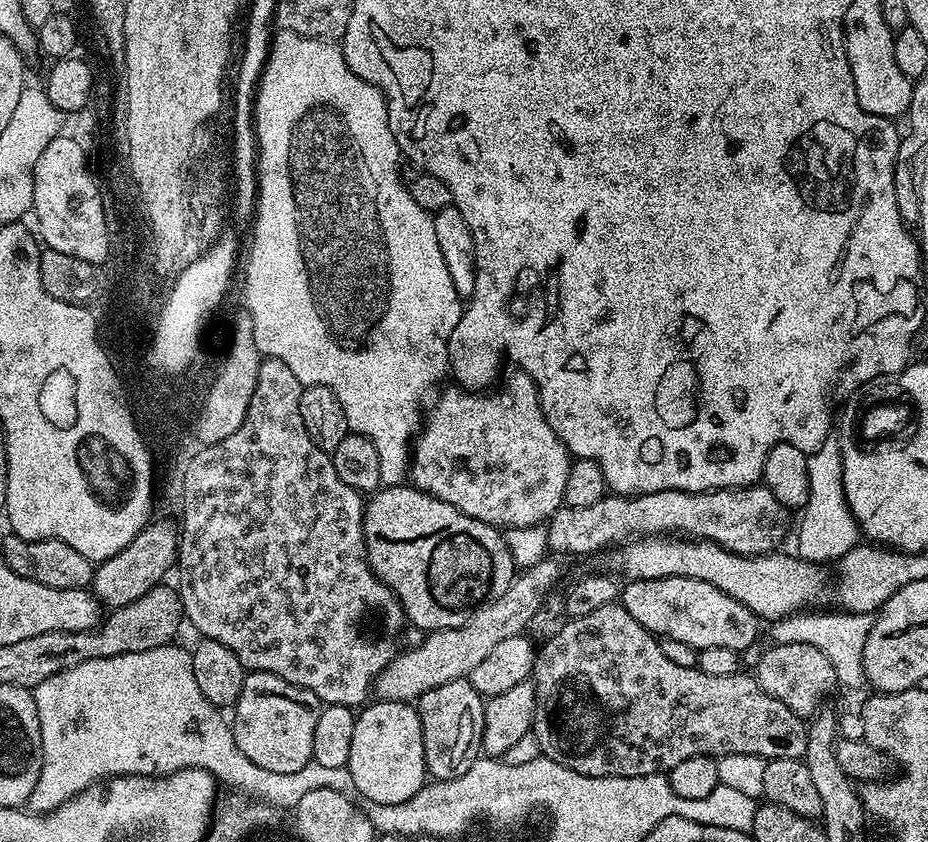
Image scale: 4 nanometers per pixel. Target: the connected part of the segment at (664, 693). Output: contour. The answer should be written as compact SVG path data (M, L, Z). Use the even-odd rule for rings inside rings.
M617 602L602 606L599 610L592 611L585 616L573 616L565 622L562 630L539 645L536 653L536 664L532 668L530 677L536 685L536 713L532 719L531 733L537 736L541 753L548 756L554 762L574 770L578 774L587 776L655 776L657 774L671 773L678 762L686 762L686 758L695 756L711 756L719 758L730 754L754 754L763 760L774 758L794 758L803 760L806 754L806 742L808 741L808 725L805 717L794 714L778 698L770 698L762 686L758 686L755 675L737 674L726 678L714 678L714 674L706 674L695 666L685 668L670 662L662 652L659 639L653 633L647 632L637 620L628 613L623 603Z

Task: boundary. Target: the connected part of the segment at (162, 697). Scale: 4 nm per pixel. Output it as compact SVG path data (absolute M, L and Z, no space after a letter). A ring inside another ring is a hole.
M173 642L164 644L160 648L151 648L145 652L131 652L114 658L94 658L90 662L82 662L78 666L67 668L58 674L54 674L50 678L46 678L46 682L42 682L36 687L34 695L36 697L36 709L38 710L38 722L42 730L42 770L38 774L38 782L34 786L27 803L27 807L33 813L47 814L55 812L58 806L62 806L82 790L86 790L92 784L101 783L109 778L116 776L147 776L155 778L157 776L169 776L183 768L205 768L219 780L221 785L229 784L232 788L242 788L244 791L249 792L252 798L265 804L270 804L276 810L280 810L280 808L295 809L296 804L302 802L302 798L306 798L306 794L310 794L310 790L338 790L351 797L357 795L354 778L349 774L347 768L318 766L313 762L302 766L302 770L294 770L294 774L274 774L274 770L262 770L262 766L254 766L254 762L250 762L250 758L246 758L246 754L242 754L242 750L238 750L238 742L234 742L232 725L226 719L225 713L213 706L206 698L206 694L202 694L202 689L194 678L194 662L192 661L191 651L187 647L185 649L179 648L178 645L179 643Z

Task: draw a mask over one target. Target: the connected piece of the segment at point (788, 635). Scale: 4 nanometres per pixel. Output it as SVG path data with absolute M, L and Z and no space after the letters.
M810 610L786 616L771 623L770 640L775 644L789 644L802 642L818 648L834 668L837 683L841 687L856 688L865 683L864 667L862 666L862 653L865 649L866 638L872 629L873 617L869 613L824 612L828 610Z

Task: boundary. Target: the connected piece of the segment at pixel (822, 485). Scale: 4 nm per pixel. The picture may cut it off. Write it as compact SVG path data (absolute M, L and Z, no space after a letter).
M837 431L827 436L822 446L818 450L807 455L807 468L809 476L809 498L807 504L801 509L800 522L798 530L794 532L794 540L796 536L795 551L801 559L808 560L812 563L824 564L826 560L837 561L854 548L859 541L860 531L859 524L853 517L849 504L846 502L844 483L842 482L842 456L841 452L844 447L843 437Z

